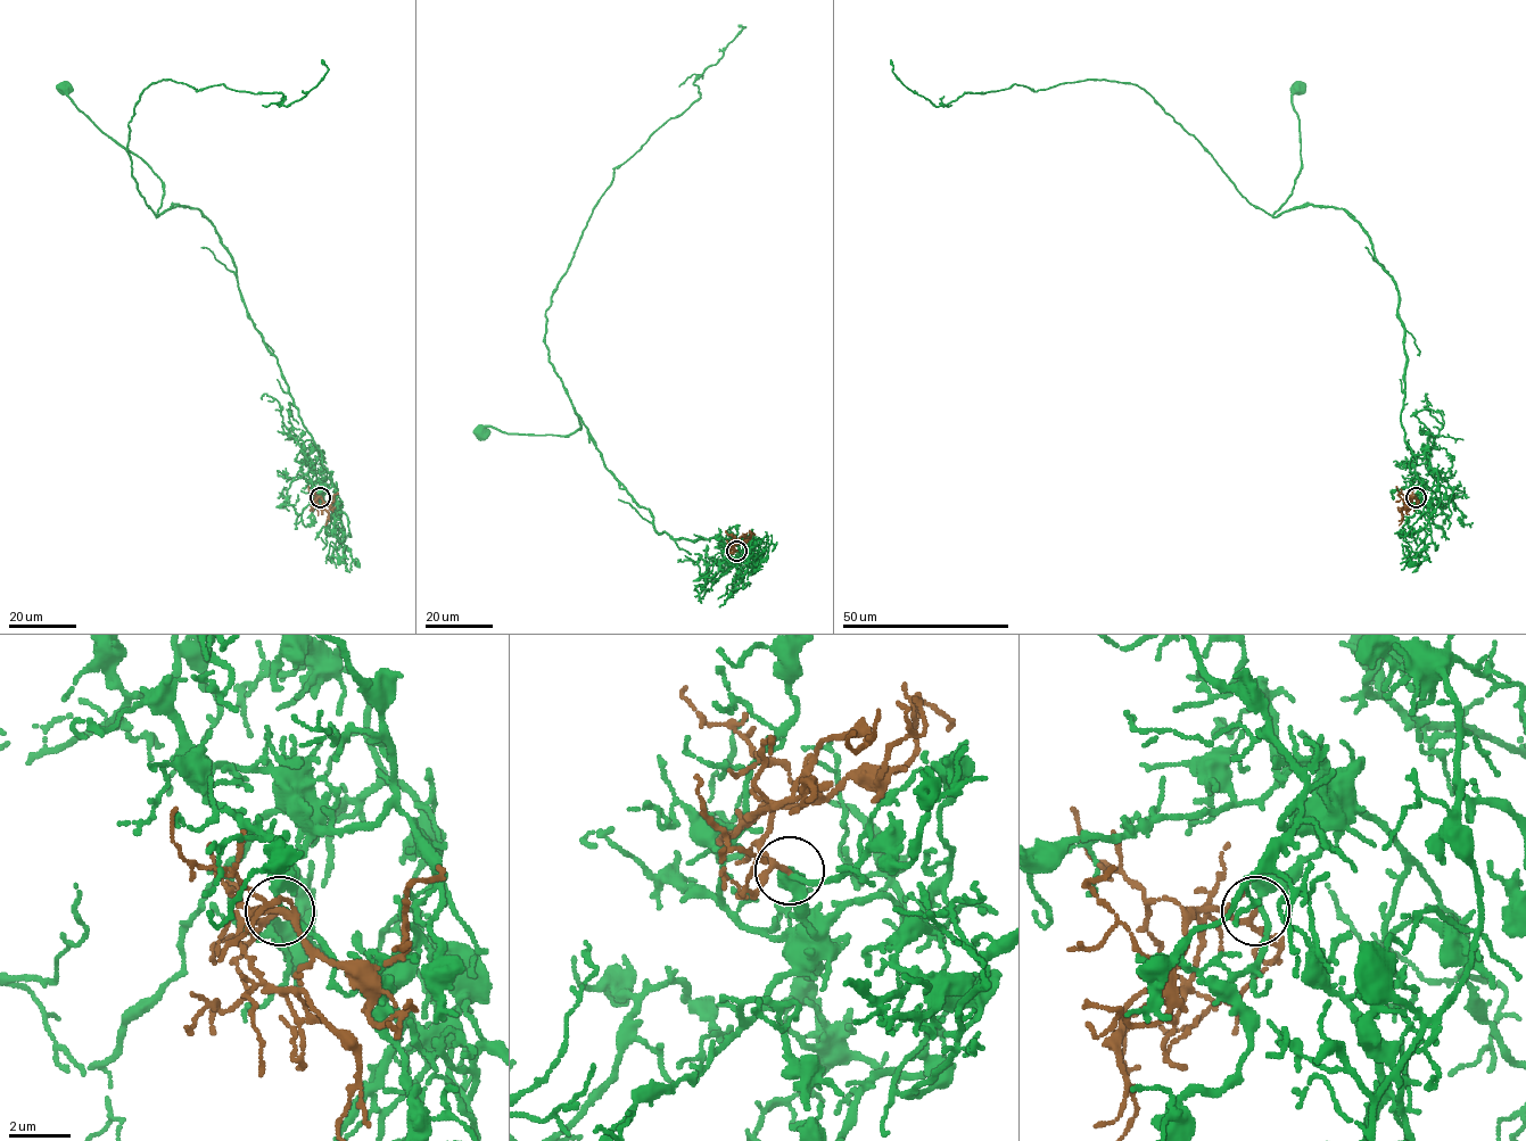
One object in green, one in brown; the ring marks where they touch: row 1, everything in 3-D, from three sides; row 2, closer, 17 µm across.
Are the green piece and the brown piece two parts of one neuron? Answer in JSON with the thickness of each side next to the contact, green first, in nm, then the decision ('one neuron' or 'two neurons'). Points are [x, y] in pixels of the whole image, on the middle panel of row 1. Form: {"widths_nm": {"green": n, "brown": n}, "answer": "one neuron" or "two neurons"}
{"widths_nm": {"green": 240, "brown": 140}, "answer": "one neuron"}

